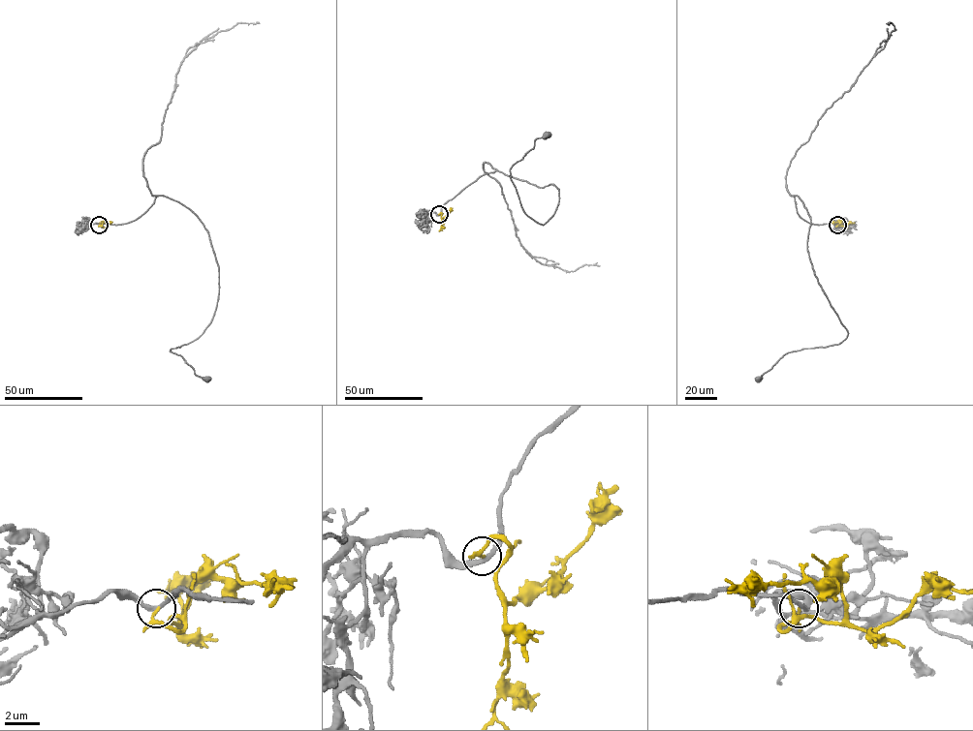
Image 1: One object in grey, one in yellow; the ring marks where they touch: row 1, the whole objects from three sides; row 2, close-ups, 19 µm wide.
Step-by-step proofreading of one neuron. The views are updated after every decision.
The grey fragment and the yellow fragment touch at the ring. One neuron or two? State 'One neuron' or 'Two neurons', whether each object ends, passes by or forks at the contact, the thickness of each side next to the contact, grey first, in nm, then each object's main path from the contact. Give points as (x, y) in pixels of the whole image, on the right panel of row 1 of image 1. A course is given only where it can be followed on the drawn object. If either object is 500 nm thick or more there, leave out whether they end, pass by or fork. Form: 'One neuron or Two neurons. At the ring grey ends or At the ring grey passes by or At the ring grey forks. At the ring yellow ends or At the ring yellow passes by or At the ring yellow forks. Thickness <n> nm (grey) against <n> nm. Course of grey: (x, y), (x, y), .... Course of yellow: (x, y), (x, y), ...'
Two neurons. At the ring grey passes by. At the ring yellow passes by. Thickness 240 nm (grey) against 130 nm. Course of grey: (838, 225), (802, 219), (794, 196), (810, 217), (807, 250), (815, 275), (847, 337), (787, 353), (759, 379). Course of yellow: (837, 225), (842, 225), (840, 222), (831, 222)

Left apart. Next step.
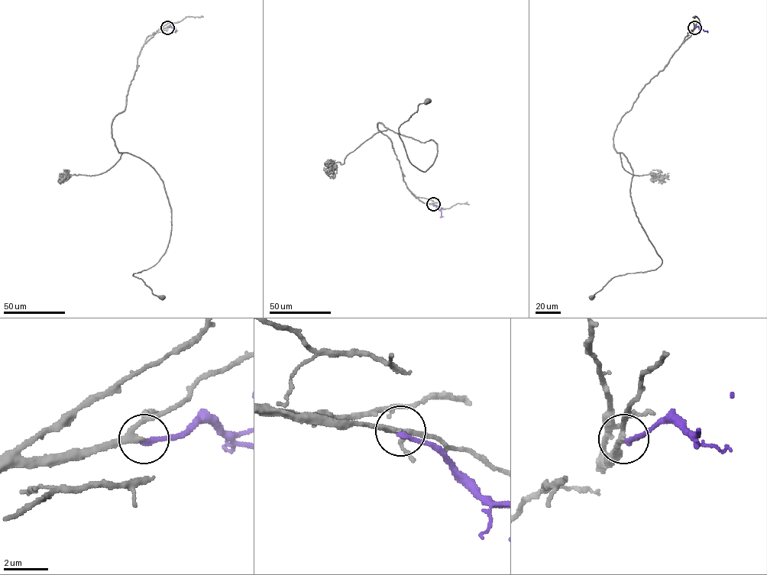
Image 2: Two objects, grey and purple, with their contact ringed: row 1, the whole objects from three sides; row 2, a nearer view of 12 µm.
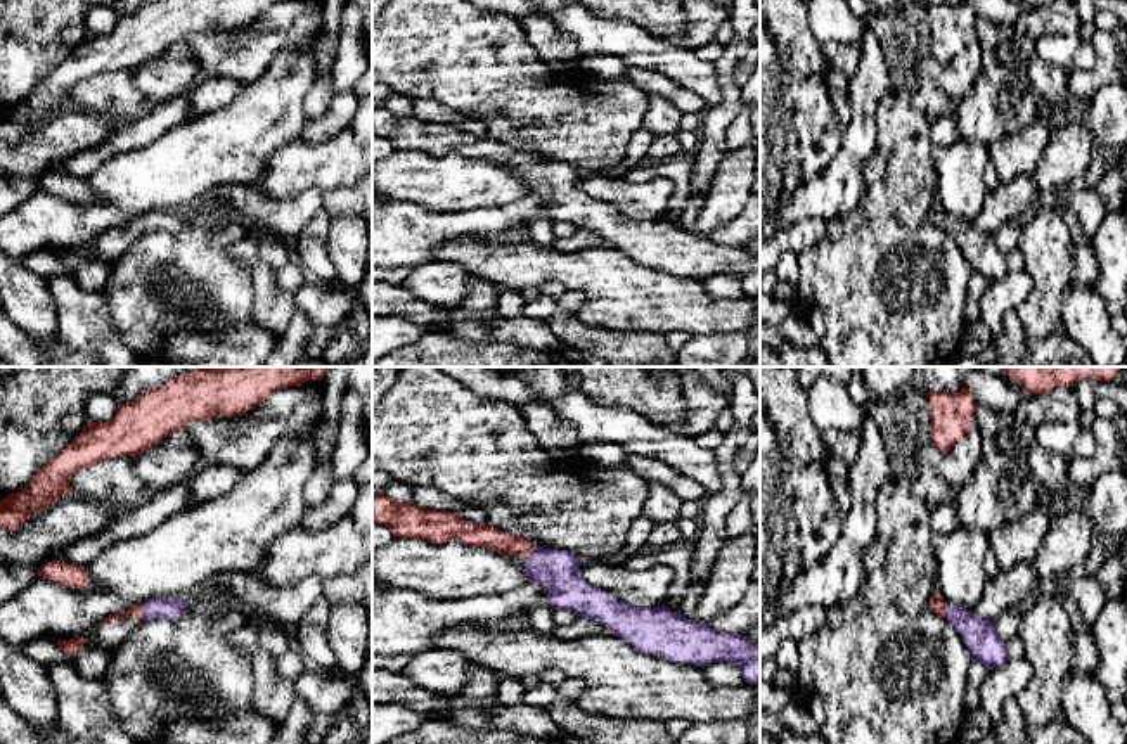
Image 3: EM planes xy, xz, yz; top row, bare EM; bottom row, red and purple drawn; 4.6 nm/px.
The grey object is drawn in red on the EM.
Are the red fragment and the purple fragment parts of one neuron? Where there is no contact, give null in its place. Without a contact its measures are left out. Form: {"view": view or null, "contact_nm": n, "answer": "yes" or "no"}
{"view": "yz", "contact_nm": 70, "answer": "yes"}

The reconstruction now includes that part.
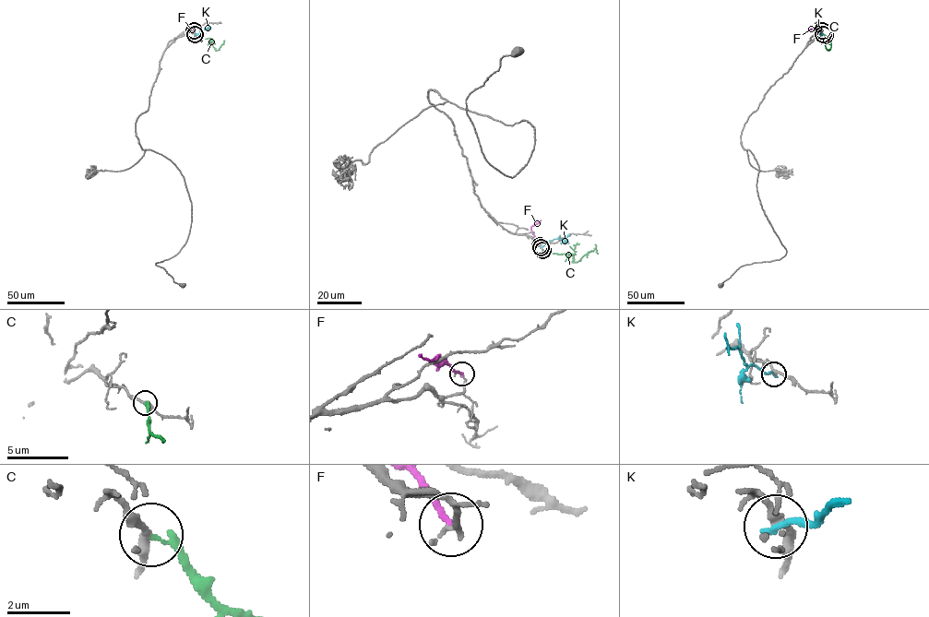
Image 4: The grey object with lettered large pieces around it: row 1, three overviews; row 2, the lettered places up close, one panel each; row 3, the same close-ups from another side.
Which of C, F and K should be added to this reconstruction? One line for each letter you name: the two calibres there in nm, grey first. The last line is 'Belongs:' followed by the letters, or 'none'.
Belongs: none

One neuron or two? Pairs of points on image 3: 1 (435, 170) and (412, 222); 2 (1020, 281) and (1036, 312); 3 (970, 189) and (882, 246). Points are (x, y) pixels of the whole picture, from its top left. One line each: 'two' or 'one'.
1: two
2: two
3: two

